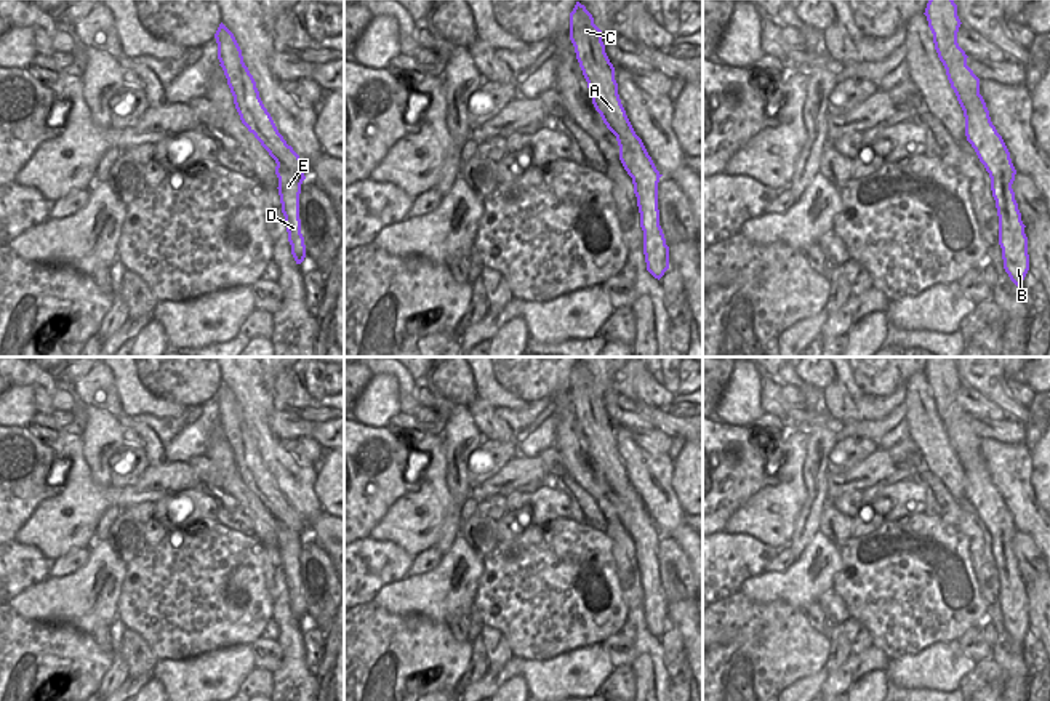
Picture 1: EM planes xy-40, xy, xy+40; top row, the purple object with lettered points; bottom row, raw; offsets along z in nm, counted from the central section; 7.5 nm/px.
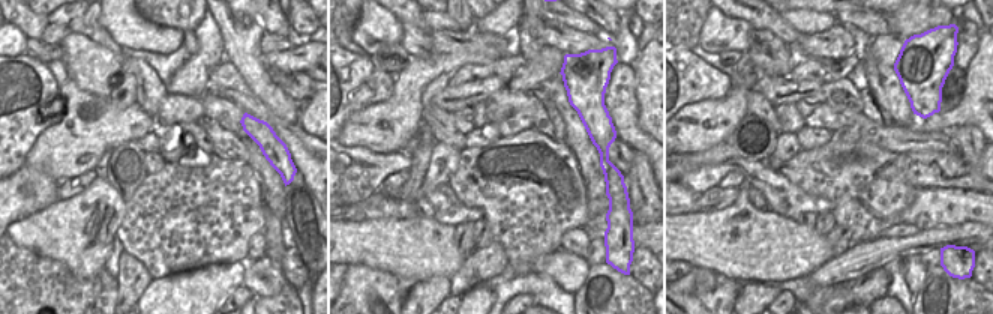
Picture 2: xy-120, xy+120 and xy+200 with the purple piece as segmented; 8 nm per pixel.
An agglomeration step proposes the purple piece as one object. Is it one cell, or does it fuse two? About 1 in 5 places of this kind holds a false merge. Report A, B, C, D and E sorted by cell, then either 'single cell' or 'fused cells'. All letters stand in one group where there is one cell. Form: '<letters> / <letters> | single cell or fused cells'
A C / B D E | fused cells

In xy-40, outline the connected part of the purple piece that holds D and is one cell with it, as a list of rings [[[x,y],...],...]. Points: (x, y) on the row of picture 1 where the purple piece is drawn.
[[[277,165],[275,174],[279,178],[279,195],[282,203],[282,213],[285,216],[285,226],[288,232],[288,242],[291,245],[291,254],[296,264],[301,264],[306,258],[304,237],[301,234],[301,219],[299,219],[299,194],[303,176],[293,170]]]

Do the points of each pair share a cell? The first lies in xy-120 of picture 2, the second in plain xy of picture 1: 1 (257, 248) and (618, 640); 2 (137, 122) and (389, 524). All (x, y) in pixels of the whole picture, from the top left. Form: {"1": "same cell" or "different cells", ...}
{"1": "different cells", "2": "same cell"}

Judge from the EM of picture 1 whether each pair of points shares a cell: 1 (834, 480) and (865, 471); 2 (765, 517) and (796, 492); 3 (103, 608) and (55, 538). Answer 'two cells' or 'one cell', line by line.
1: one cell
2: one cell
3: two cells

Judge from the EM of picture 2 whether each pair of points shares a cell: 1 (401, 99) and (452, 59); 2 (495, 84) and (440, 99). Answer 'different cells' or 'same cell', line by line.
1: same cell
2: same cell

